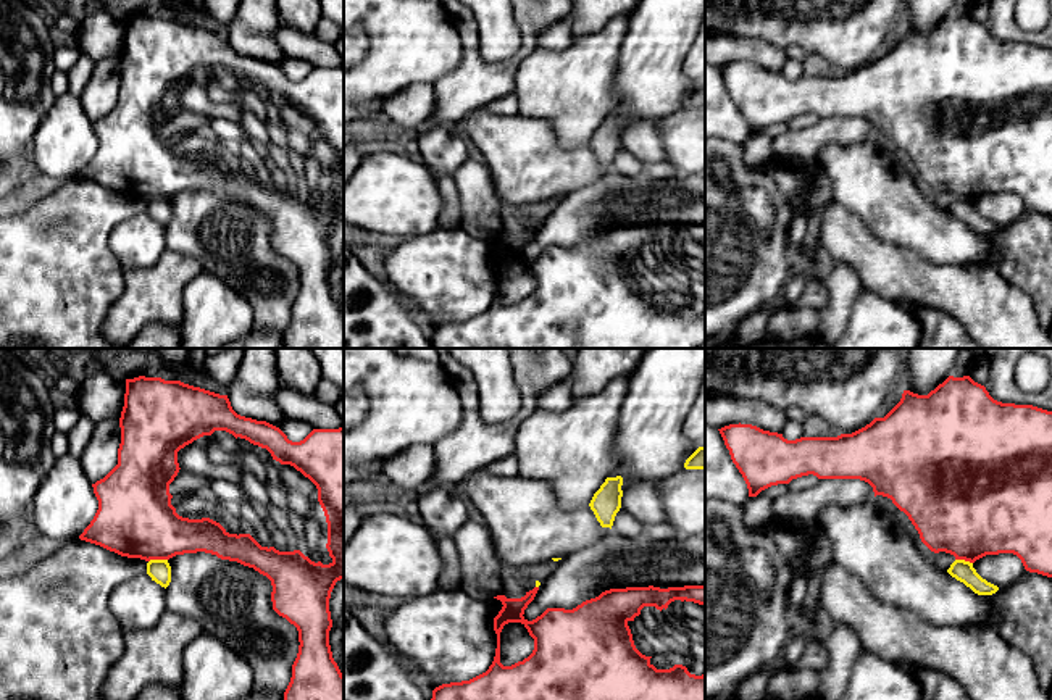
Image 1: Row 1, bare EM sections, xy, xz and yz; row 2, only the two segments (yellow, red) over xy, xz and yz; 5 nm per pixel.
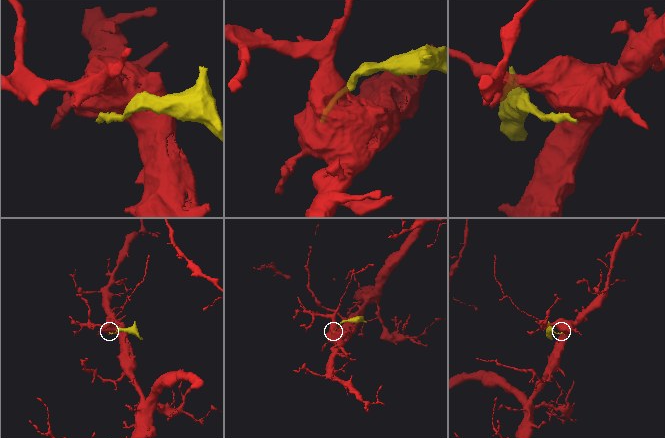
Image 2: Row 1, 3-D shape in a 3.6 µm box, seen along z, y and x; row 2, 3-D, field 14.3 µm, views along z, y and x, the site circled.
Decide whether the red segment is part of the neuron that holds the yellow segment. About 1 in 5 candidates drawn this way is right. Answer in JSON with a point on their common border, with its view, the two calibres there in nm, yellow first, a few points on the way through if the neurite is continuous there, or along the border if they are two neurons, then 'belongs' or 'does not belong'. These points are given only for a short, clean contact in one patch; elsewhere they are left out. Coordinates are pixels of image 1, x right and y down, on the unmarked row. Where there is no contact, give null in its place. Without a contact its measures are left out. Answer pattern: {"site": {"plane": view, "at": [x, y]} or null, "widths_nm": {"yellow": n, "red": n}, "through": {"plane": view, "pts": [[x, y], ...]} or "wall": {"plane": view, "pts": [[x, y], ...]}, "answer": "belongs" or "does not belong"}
{"site": {"plane": "xy", "at": [157, 199]}, "widths_nm": {"yellow": 110, "red": 380}, "wall": {"plane": "xy", "pts": [[166, 197], [152, 197], [149, 200]]}, "answer": "does not belong"}

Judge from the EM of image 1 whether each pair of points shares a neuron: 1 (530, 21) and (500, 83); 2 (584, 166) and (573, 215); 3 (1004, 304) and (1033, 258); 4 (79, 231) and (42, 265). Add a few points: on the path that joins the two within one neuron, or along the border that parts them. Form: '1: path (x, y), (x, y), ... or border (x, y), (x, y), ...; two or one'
1: path (528, 36), (526, 49), (507, 68); one
2: border (610, 168), (594, 181), (562, 197); two
3: border (993, 265), (1030, 297), (1035, 310); two
4: path (70, 239), (52, 257); one

